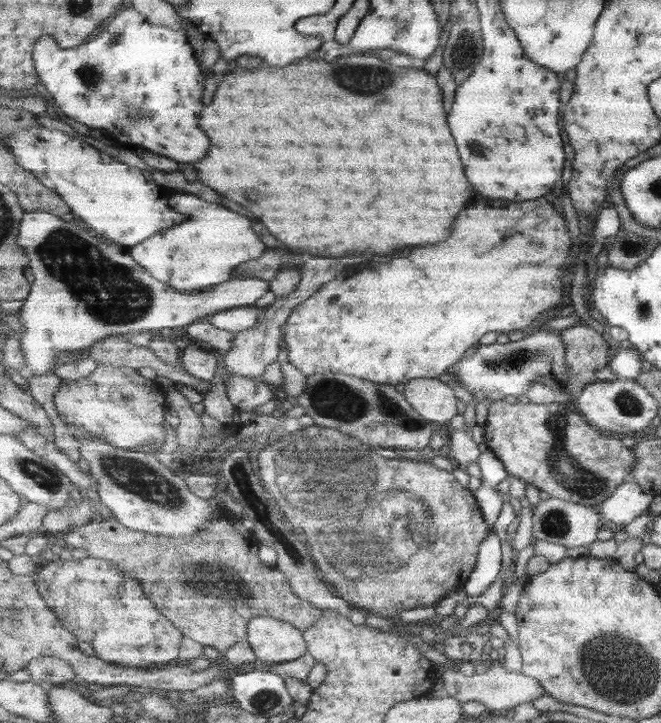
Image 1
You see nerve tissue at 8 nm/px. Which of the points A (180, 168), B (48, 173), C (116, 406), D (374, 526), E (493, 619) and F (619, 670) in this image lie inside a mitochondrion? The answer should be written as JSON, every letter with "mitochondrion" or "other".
{"A":"other","B":"other","C":"other","D":"mitochondrion","E":"other","F":"mitochondrion"}

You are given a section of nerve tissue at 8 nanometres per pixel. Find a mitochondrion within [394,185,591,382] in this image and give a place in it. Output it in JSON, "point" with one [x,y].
{"point":[519,359]}

